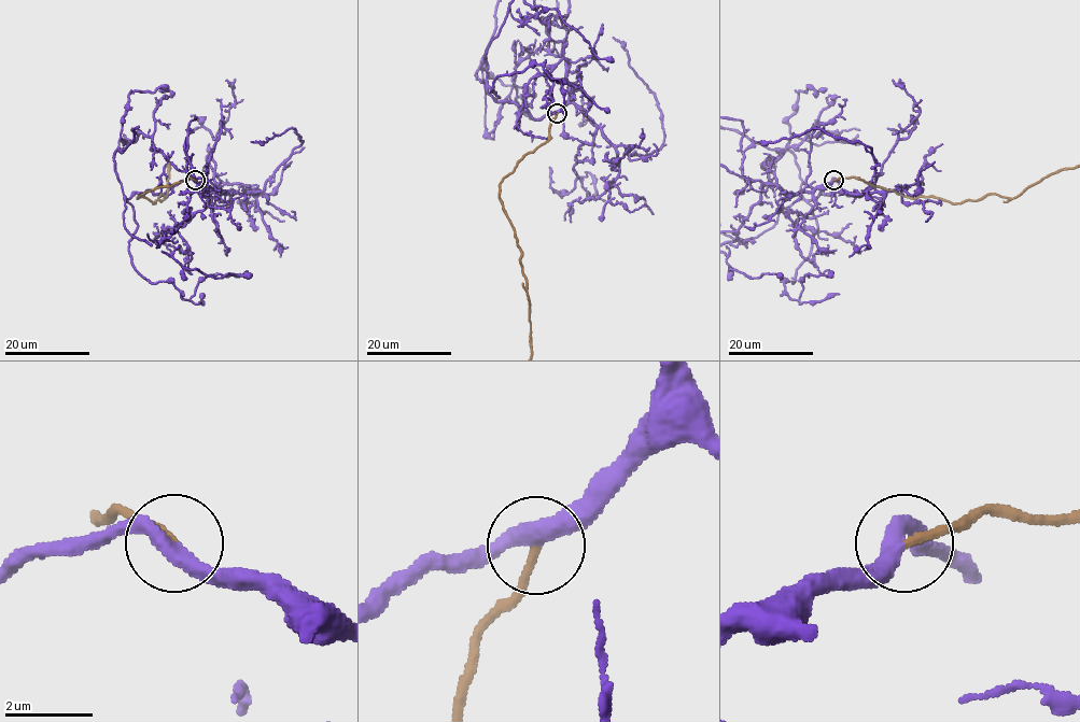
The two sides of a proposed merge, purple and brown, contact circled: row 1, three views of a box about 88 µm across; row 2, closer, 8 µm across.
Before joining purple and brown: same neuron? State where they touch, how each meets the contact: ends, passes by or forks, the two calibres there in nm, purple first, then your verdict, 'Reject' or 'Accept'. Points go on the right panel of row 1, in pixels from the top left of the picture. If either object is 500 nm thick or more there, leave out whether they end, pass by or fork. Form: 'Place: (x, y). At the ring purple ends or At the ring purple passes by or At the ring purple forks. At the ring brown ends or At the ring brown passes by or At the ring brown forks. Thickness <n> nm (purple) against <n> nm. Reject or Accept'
Place: (833, 180). At the ring purple passes by. At the ring brown ends. Thickness 380 nm (purple) against 170 nm. Accept

